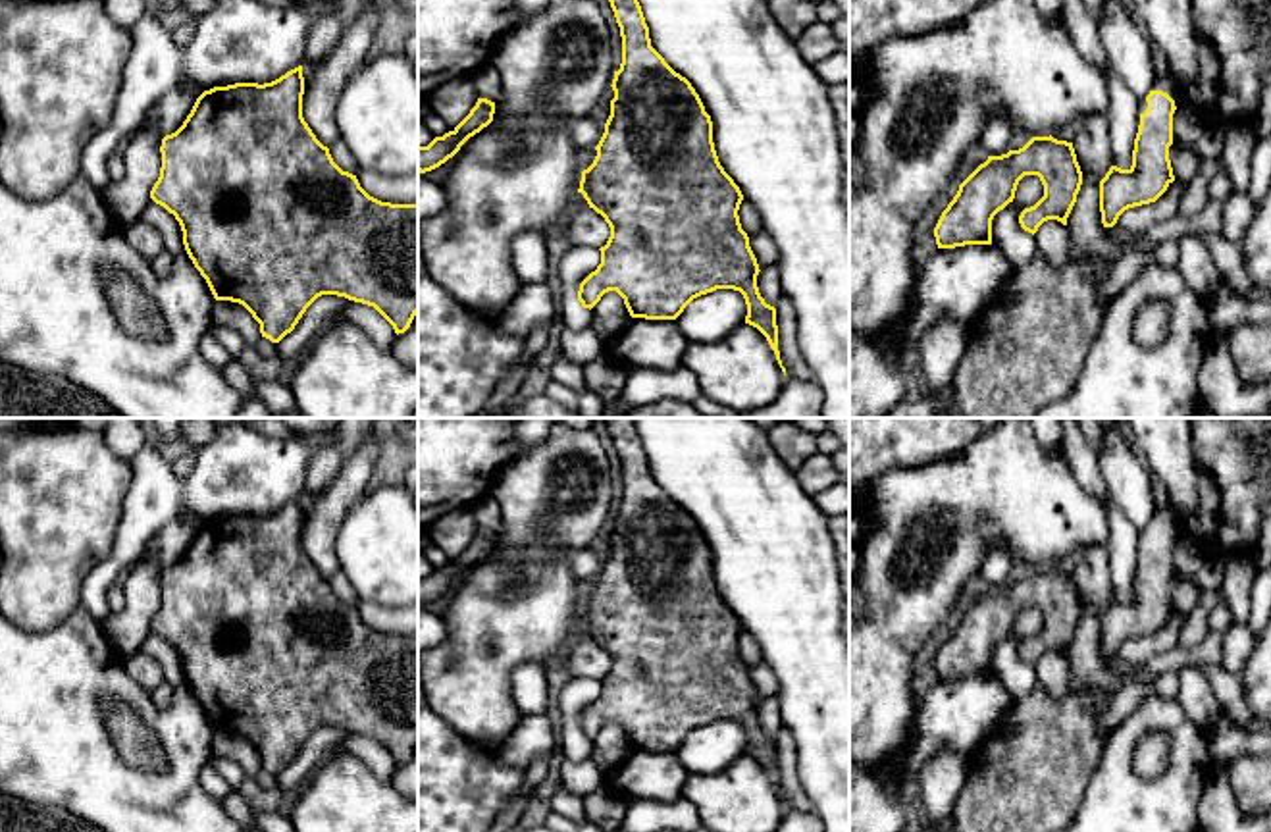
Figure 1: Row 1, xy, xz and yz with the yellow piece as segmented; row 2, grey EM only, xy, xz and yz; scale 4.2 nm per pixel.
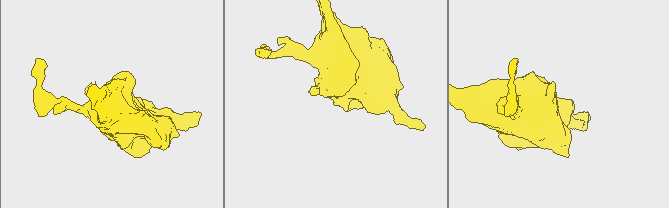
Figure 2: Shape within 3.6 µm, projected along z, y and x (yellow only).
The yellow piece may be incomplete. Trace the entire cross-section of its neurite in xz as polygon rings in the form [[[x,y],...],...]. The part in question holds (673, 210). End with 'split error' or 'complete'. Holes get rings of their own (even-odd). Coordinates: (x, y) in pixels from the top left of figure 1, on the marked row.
[[[609,0],[622,37],[622,64],[614,71],[610,116],[595,146],[593,164],[582,171],[578,193],[589,208],[605,218],[610,237],[601,247],[601,264],[578,291],[584,308],[593,308],[609,291],[616,291],[632,318],[676,320],[697,297],[716,289],[739,291],[747,304],[745,324],[757,327],[768,341],[786,376],[778,351],[776,308],[766,304],[757,287],[759,264],[749,237],[739,223],[743,195],[718,162],[713,143],[713,121],[691,83],[676,73],[651,46],[649,27],[637,0]]]; complete

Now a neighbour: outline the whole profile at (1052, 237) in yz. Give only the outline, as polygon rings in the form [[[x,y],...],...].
[[[1057,220],[1044,221],[1034,233],[1038,250],[1050,266],[1061,268],[1071,258],[1071,241],[1065,225]]]

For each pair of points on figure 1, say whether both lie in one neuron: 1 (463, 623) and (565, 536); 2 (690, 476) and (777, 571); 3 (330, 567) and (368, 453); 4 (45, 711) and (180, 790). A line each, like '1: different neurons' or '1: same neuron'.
1: same neuron
2: same neuron
3: same neuron
4: same neuron

